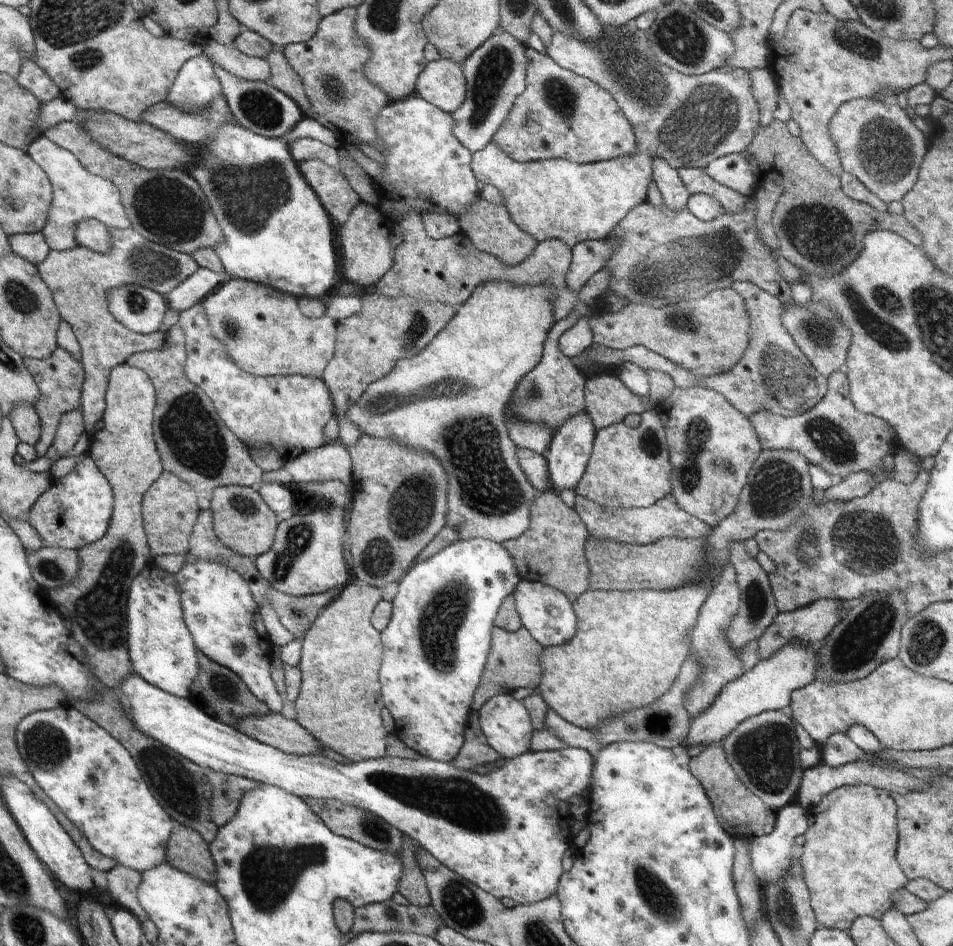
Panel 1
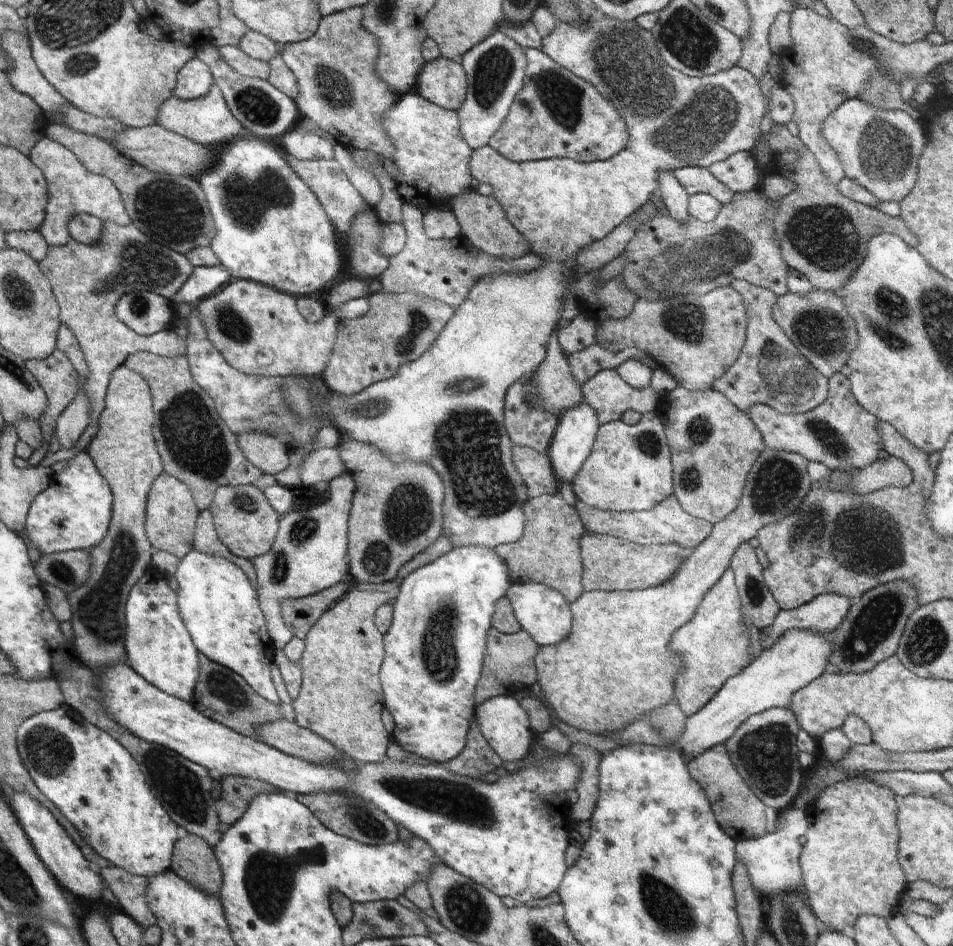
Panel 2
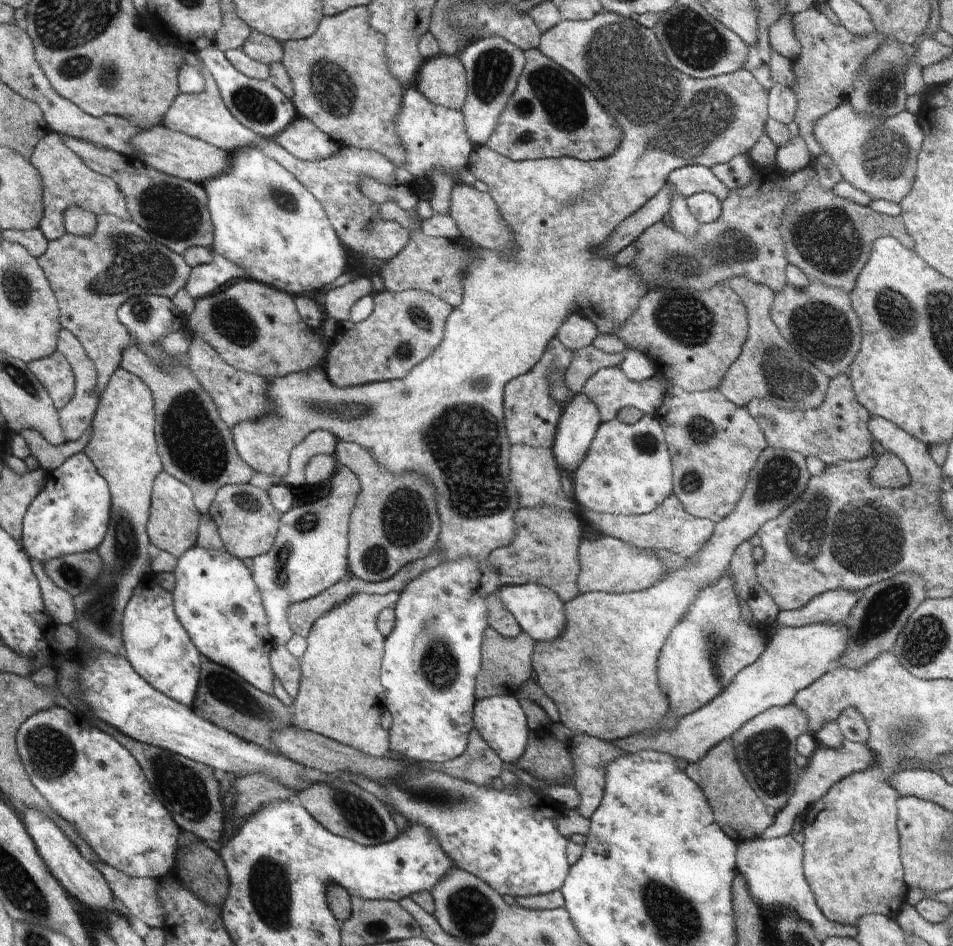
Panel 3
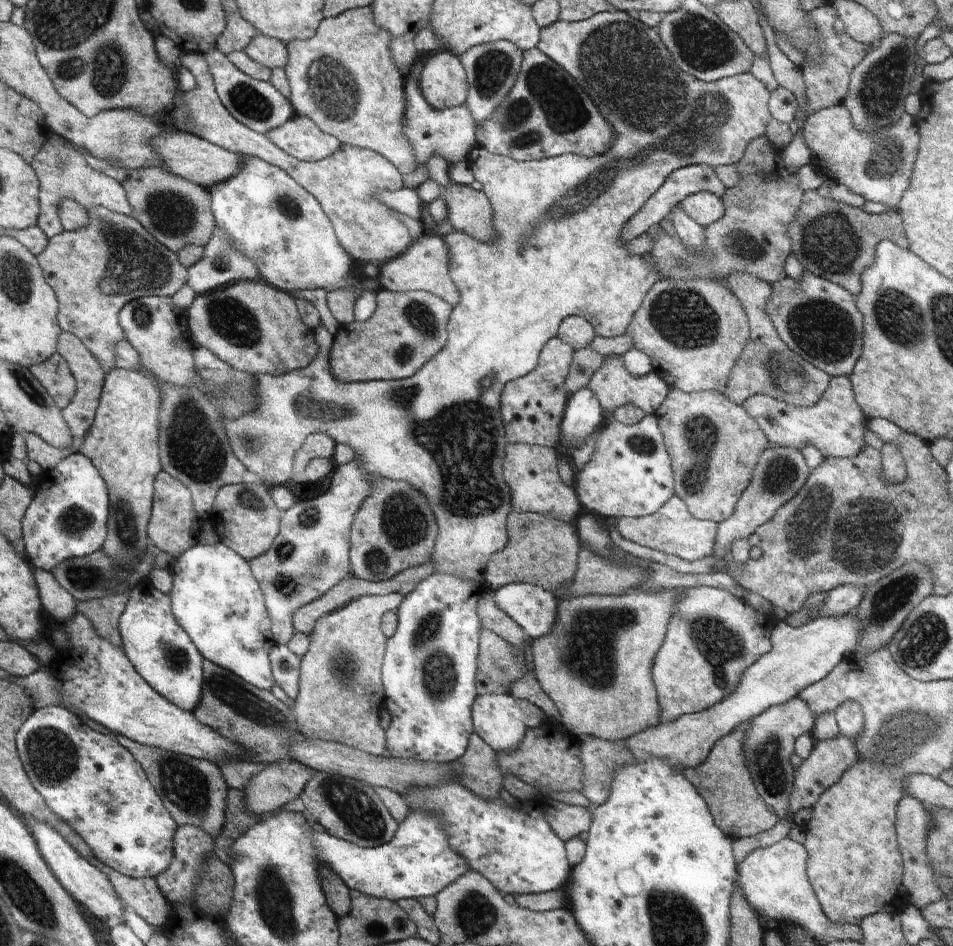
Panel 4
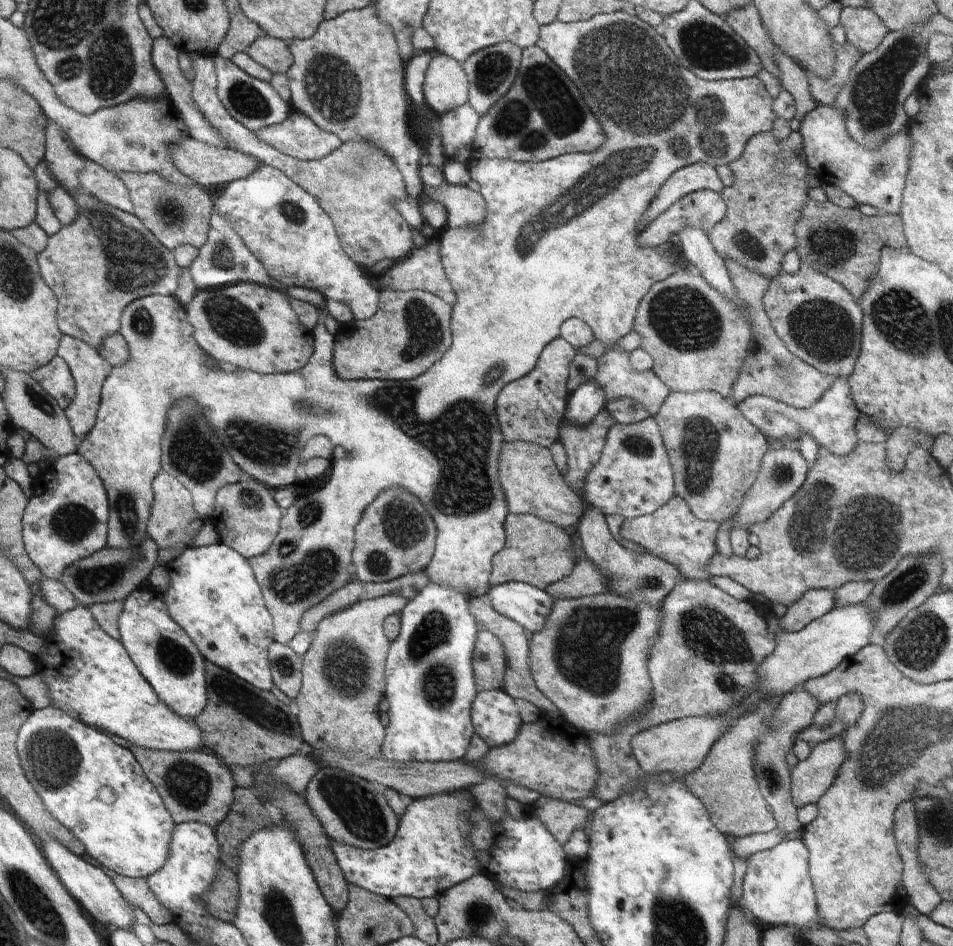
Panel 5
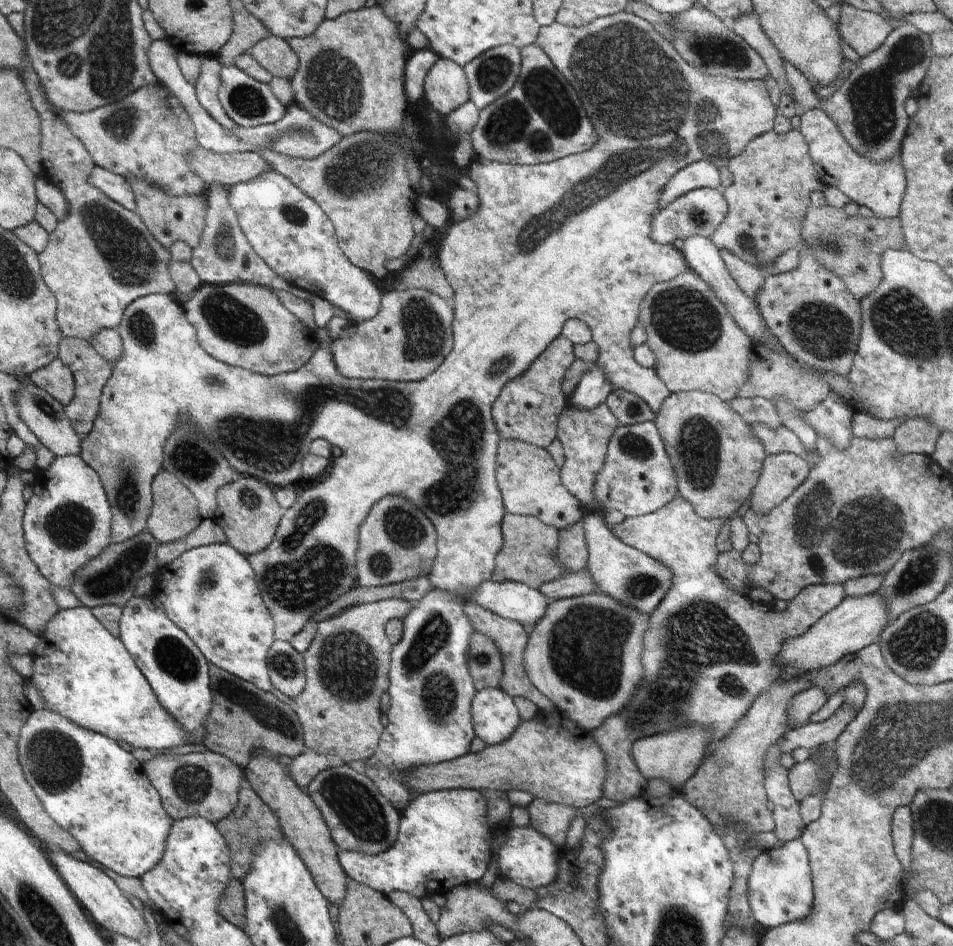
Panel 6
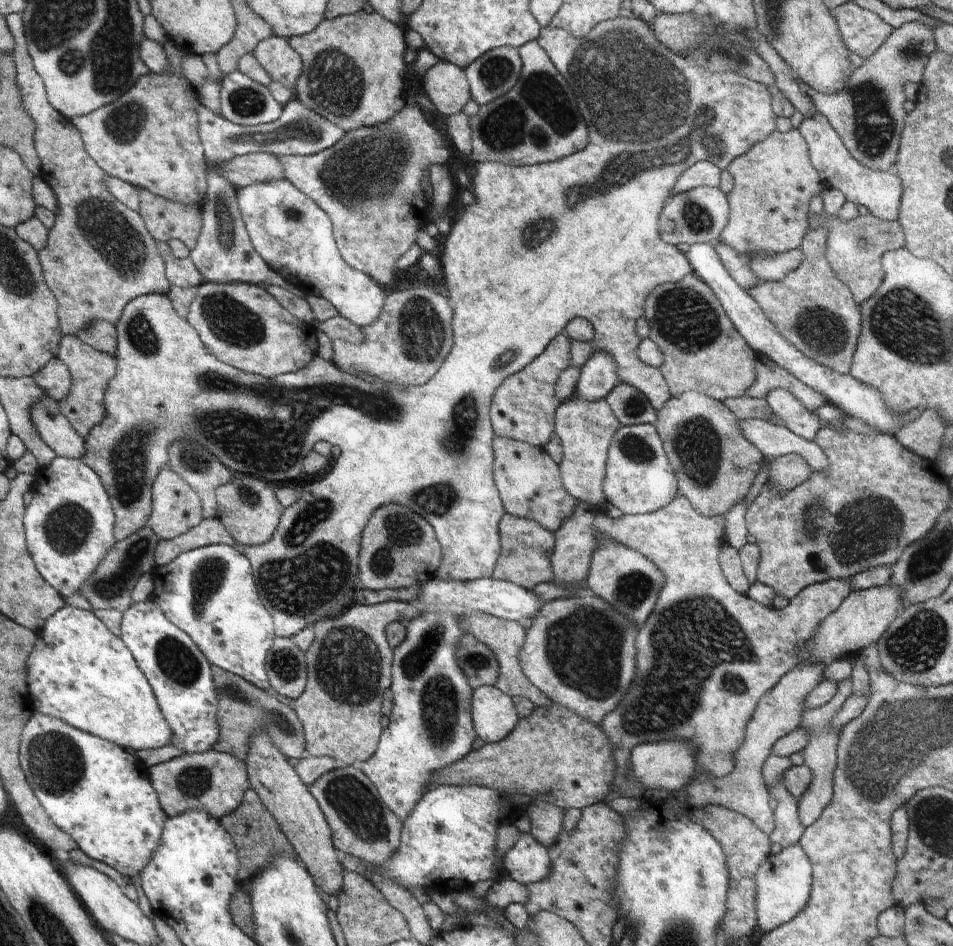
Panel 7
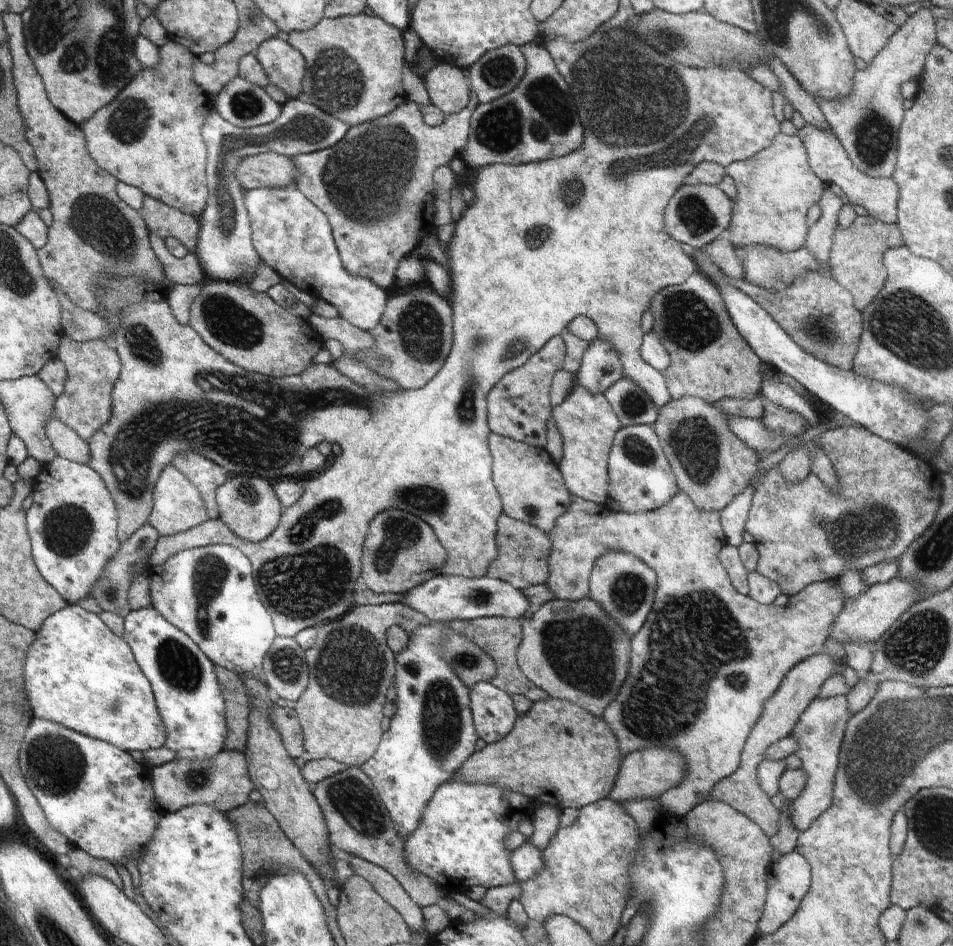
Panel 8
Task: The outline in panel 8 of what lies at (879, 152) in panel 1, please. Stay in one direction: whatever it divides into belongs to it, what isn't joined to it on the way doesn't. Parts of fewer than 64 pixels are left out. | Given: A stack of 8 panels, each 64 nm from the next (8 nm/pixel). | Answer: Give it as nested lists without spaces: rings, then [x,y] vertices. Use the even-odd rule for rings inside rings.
[[[805,124],[798,130],[798,137],[806,149],[808,165],[810,165],[812,172],[824,184],[836,184],[838,188],[843,190],[845,196],[848,198],[848,203],[862,206],[862,208],[866,209],[869,216],[883,223],[897,223],[899,188],[893,177],[889,179],[873,179],[866,176],[860,169],[854,166],[854,163],[850,160],[844,147],[840,144],[838,137],[832,130],[816,130],[814,126]]]

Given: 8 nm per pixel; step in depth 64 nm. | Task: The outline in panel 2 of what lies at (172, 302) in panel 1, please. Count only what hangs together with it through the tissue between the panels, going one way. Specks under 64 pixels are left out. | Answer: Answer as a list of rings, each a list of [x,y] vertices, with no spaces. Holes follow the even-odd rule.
[[[220,263],[213,267],[195,267],[192,276],[181,285],[172,303],[188,303],[196,306],[204,297],[216,293],[231,280],[227,268]]]

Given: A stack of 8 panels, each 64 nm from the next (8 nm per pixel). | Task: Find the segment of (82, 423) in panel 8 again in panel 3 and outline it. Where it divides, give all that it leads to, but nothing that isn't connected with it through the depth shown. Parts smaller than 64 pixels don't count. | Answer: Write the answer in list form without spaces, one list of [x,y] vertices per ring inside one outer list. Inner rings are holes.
[[[60,329],[57,336],[57,351],[66,357],[75,376],[75,393],[72,400],[58,411],[59,421],[67,441],[78,440],[84,432],[91,428],[93,416],[97,409],[97,370],[92,360],[88,358],[82,343],[69,330]]]

